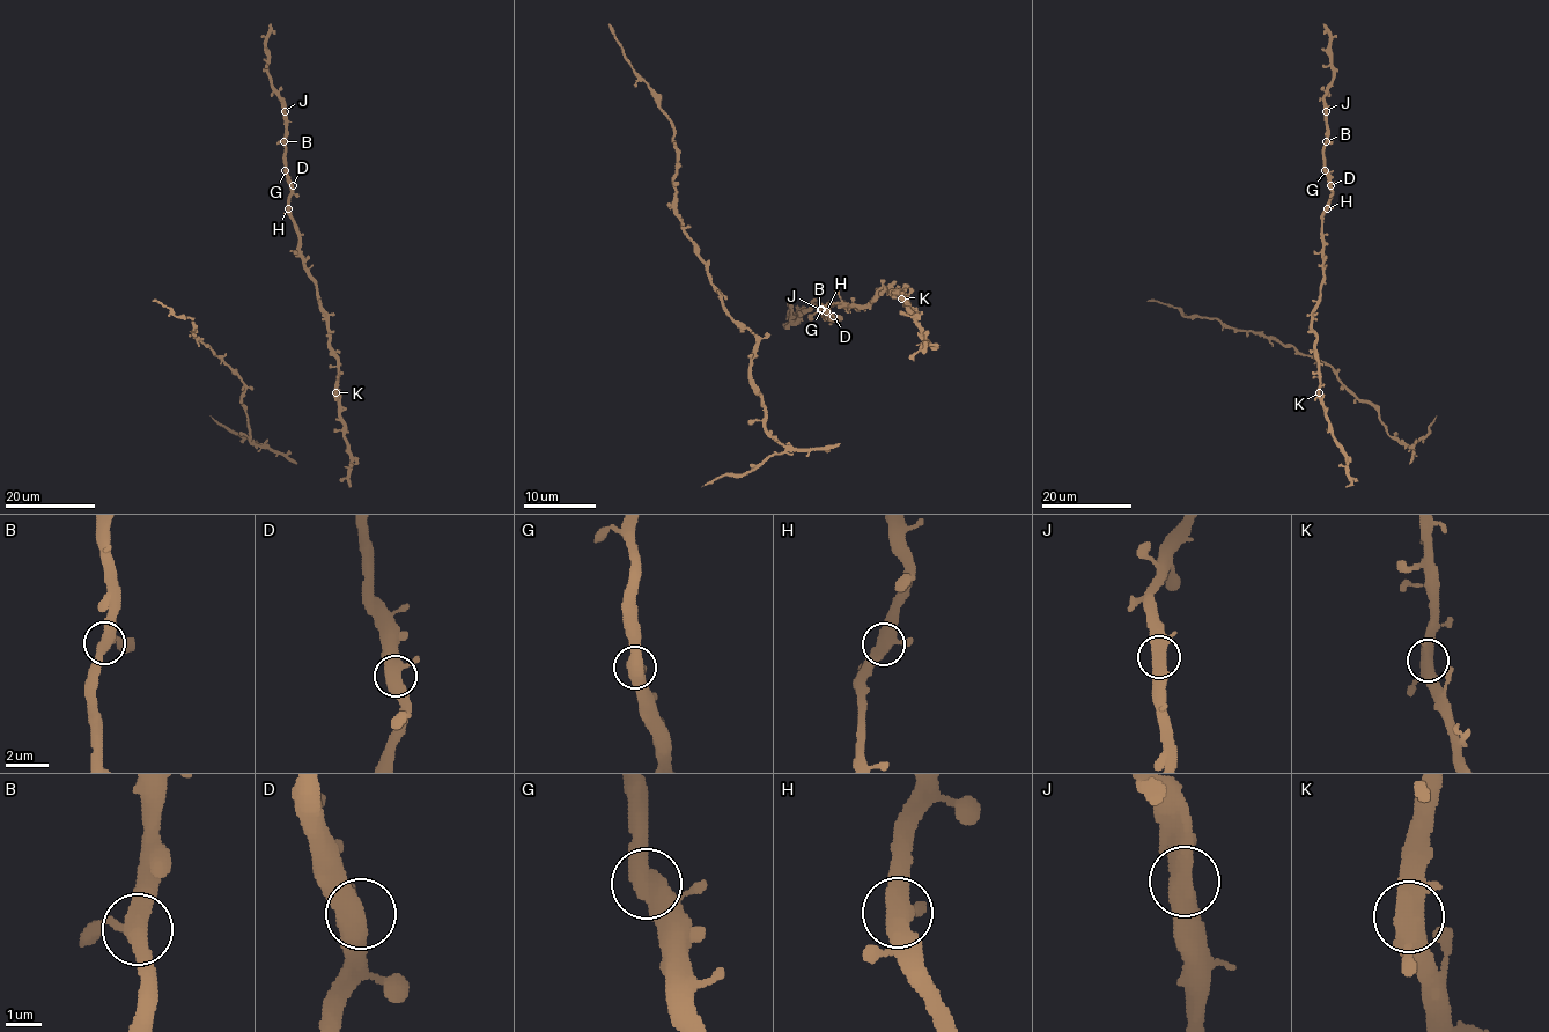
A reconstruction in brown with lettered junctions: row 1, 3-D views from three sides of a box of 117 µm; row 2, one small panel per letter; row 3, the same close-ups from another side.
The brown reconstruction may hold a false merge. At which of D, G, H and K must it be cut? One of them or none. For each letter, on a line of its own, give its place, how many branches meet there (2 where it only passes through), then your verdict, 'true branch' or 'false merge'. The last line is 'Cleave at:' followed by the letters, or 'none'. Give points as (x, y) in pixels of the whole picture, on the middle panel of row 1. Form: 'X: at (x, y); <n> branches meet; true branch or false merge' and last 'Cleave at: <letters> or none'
D: at (833, 316); 3 branches meet; true branch
G: at (821, 309); 3 branches meet; true branch
H: at (826, 311); 3 branches meet; true branch
K: at (901, 299); 3 branches meet; true branch
Cleave at: none

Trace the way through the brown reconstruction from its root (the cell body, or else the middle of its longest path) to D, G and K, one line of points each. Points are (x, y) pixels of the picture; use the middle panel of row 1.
D: (926, 341), (906, 299), (893, 295), (890, 287), (869, 306), (833, 303), (827, 309), (833, 316)
G: (926, 341), (906, 299), (893, 295), (890, 287), (869, 306), (833, 303), (827, 309), (830, 318), (821, 309)
K: (926, 341), (901, 299)

